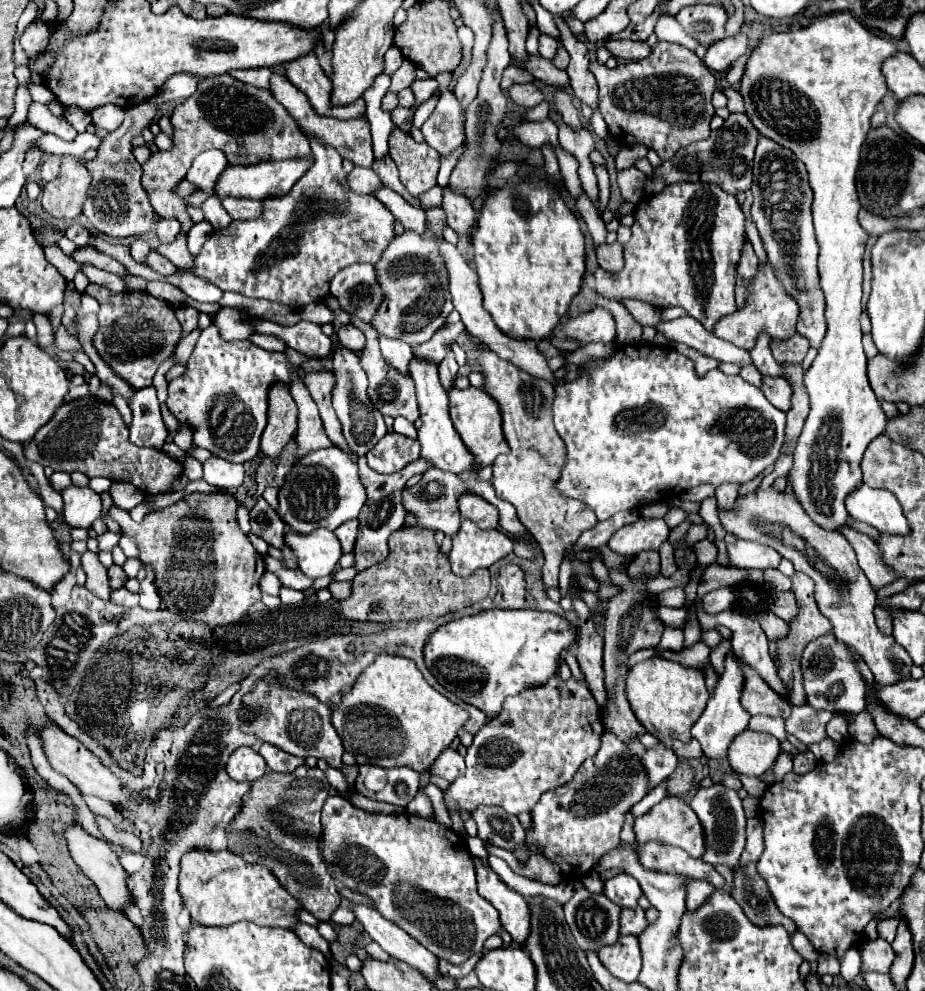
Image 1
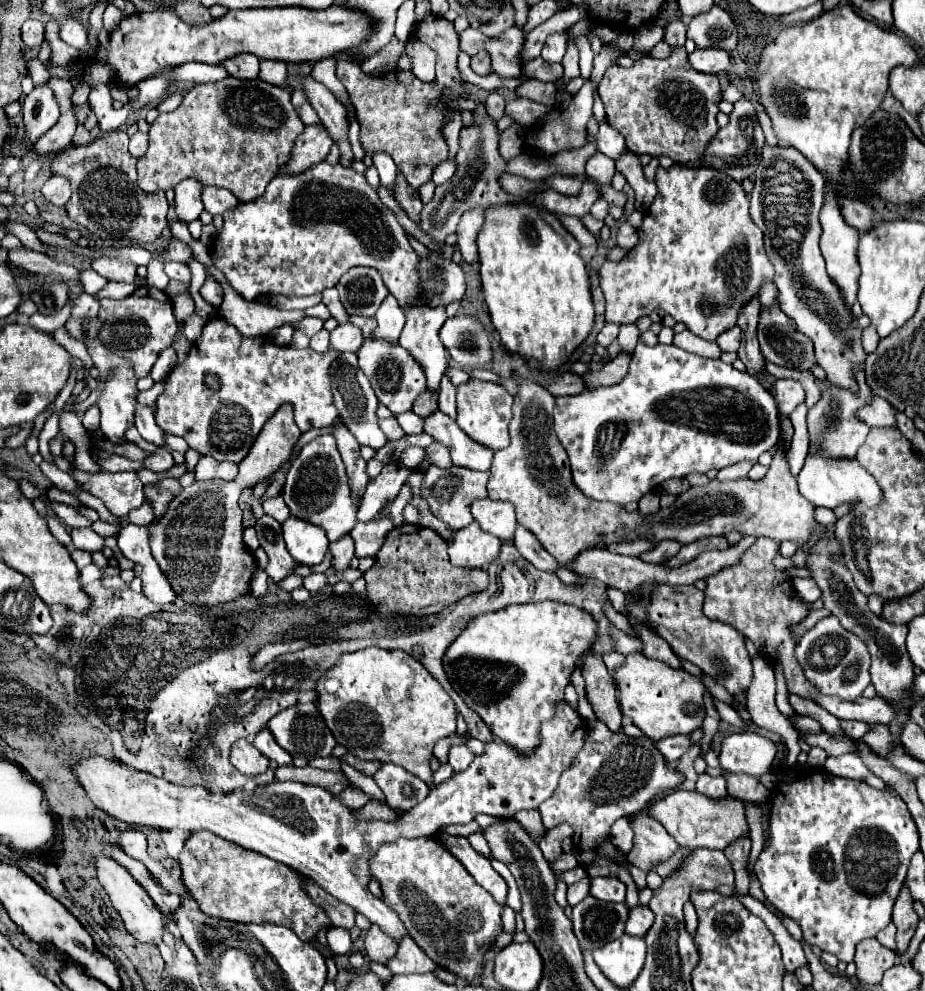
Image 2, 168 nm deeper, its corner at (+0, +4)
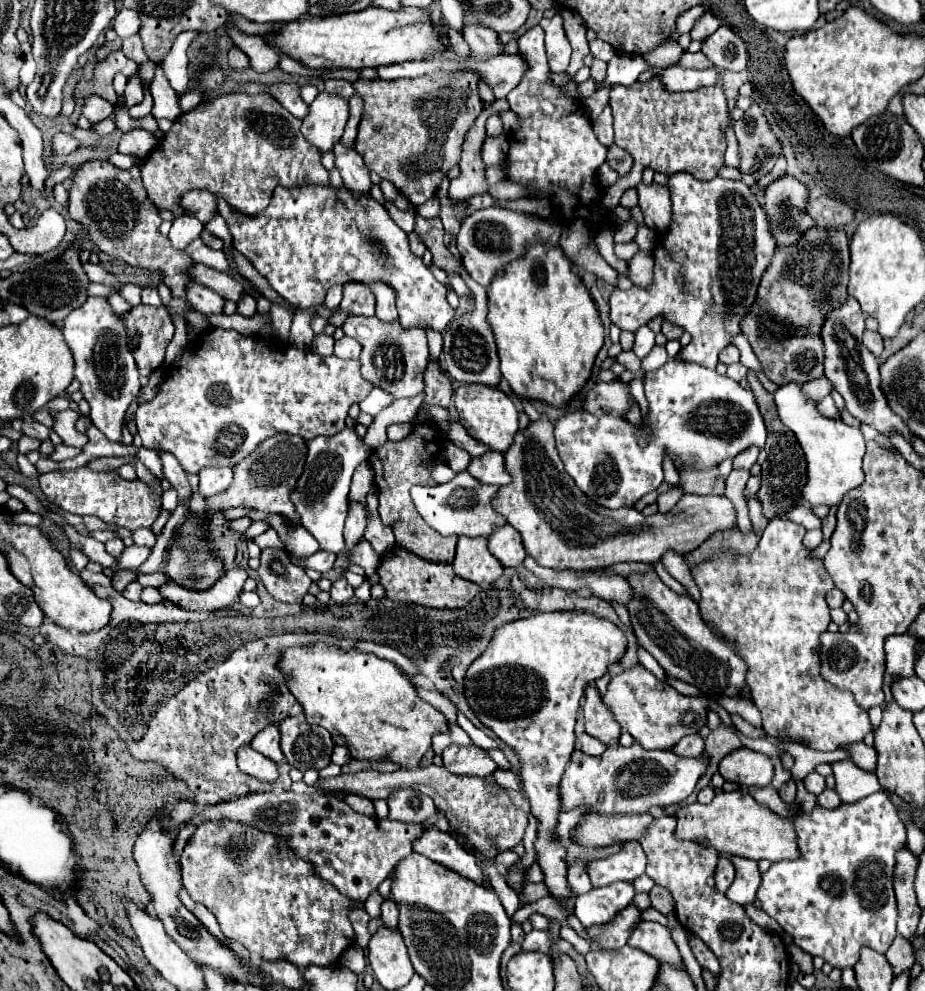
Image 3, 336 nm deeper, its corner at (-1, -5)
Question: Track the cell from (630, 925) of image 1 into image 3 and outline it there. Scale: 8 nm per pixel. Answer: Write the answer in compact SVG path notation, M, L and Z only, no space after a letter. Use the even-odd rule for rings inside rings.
M641 921L635 927L635 931L631 933L627 945L635 947L635 949L641 949L641 951L653 955L659 961L669 961L673 965L681 963L681 955L679 955L677 945L673 943L669 931L659 923Z

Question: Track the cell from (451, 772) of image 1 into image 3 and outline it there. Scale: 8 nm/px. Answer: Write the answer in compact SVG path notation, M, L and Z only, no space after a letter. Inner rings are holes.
M449 747L443 751L443 765L455 775L487 777L495 771L495 761L489 759L479 747Z

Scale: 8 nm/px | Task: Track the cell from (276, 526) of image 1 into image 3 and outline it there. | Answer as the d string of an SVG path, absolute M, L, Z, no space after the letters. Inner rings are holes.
M267 547L261 551L261 567L259 577L265 589L277 599L285 603L301 603L309 585L313 583L305 569L293 565L285 549Z

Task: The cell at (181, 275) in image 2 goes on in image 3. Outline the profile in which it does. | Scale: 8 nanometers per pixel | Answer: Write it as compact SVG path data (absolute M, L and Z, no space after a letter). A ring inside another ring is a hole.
M191 281L191 283L187 283L185 293L187 293L189 305L203 315L221 313L221 309L223 309L223 297L217 297L217 293L213 293L205 285L199 285L199 283Z

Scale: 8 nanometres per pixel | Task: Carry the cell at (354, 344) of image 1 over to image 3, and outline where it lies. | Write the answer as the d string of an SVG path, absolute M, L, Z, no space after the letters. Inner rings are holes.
M345 335L339 341L335 341L335 355L341 359L359 359L361 345L359 345L359 341Z

